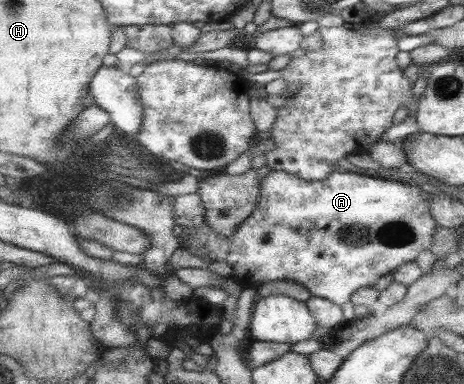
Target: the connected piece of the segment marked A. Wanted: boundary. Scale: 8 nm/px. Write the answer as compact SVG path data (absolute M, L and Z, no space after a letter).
M335 170L330 172L330 174L322 181L304 181L302 179L296 178L296 176L290 176L283 171L269 171L266 177L262 179L259 183L259 196L257 197L257 203L255 204L254 210L250 213L250 216L246 217L242 224L232 232L231 235L219 235L216 232L212 232L210 228L208 228L208 224L206 224L206 220L204 224L200 226L200 228L194 228L194 230L176 230L176 234L178 233L178 247L184 248L184 250L188 251L190 254L194 255L195 257L200 257L201 259L208 259L209 262L212 261L223 261L228 265L231 265L232 272L230 275L230 279L236 282L239 286L242 286L242 289L246 289L247 287L250 288L258 288L263 282L268 283L269 281L280 281L280 279L288 279L288 281L294 281L294 283L300 283L302 287L305 287L309 291L310 296L316 296L320 299L325 299L330 301L330 303L334 303L336 305L344 305L344 303L348 303L348 299L350 299L350 295L356 291L356 289L360 289L360 287L372 287L375 281L378 281L382 275L386 275L386 273L390 273L394 271L394 269L400 267L400 265L405 263L414 262L416 260L416 256L423 251L430 250L432 247L432 235L434 234L434 228L436 227L436 223L434 223L434 219L430 217L430 211L428 211L428 202L430 202L430 194L425 193L418 189L418 187L414 187L414 185L407 185L401 182L396 182L396 180L386 180L383 178L376 178L372 176L366 176L362 174L356 174L356 172L346 172L342 170Z

